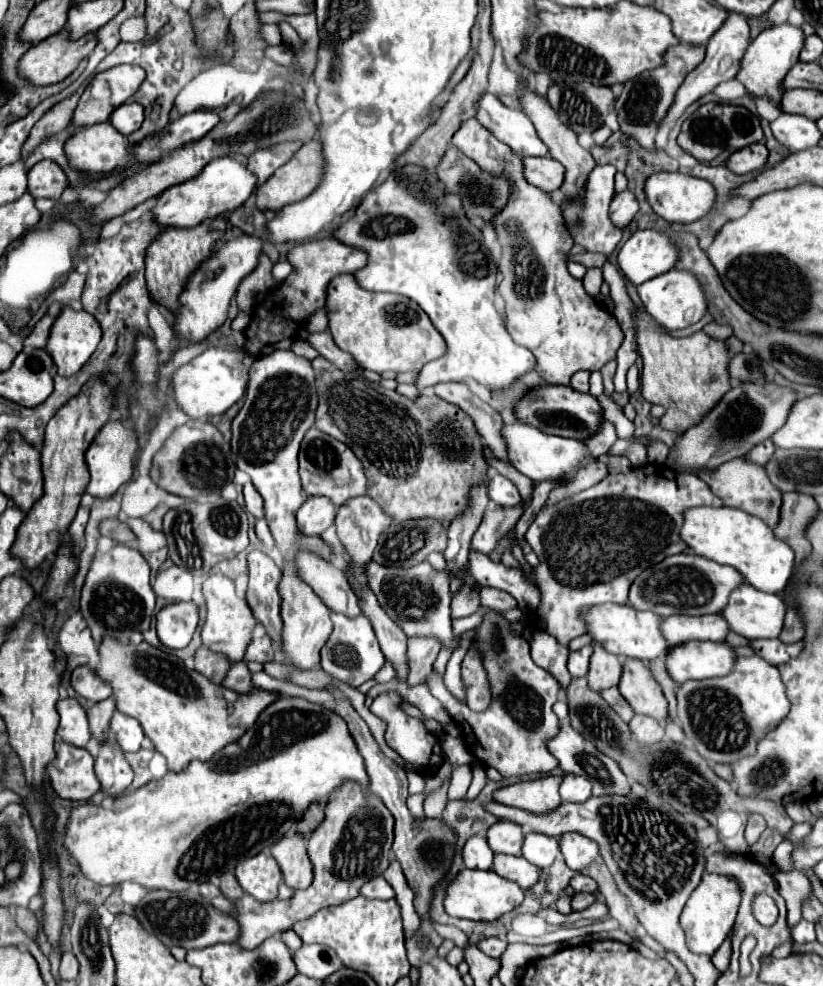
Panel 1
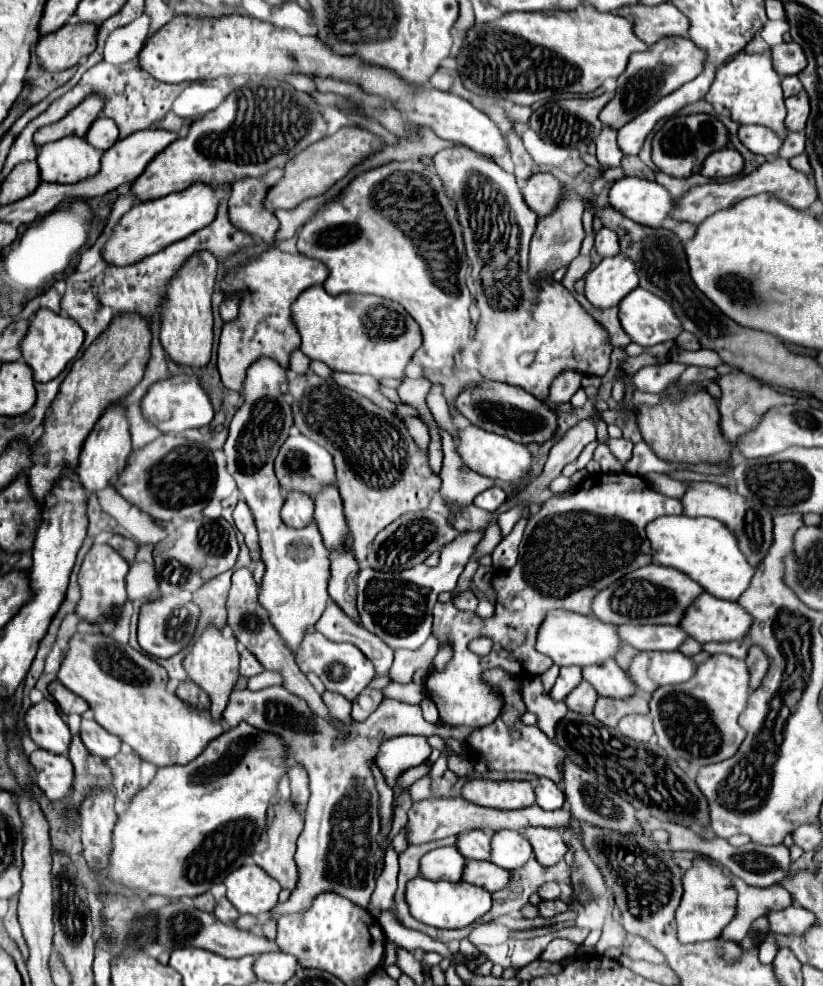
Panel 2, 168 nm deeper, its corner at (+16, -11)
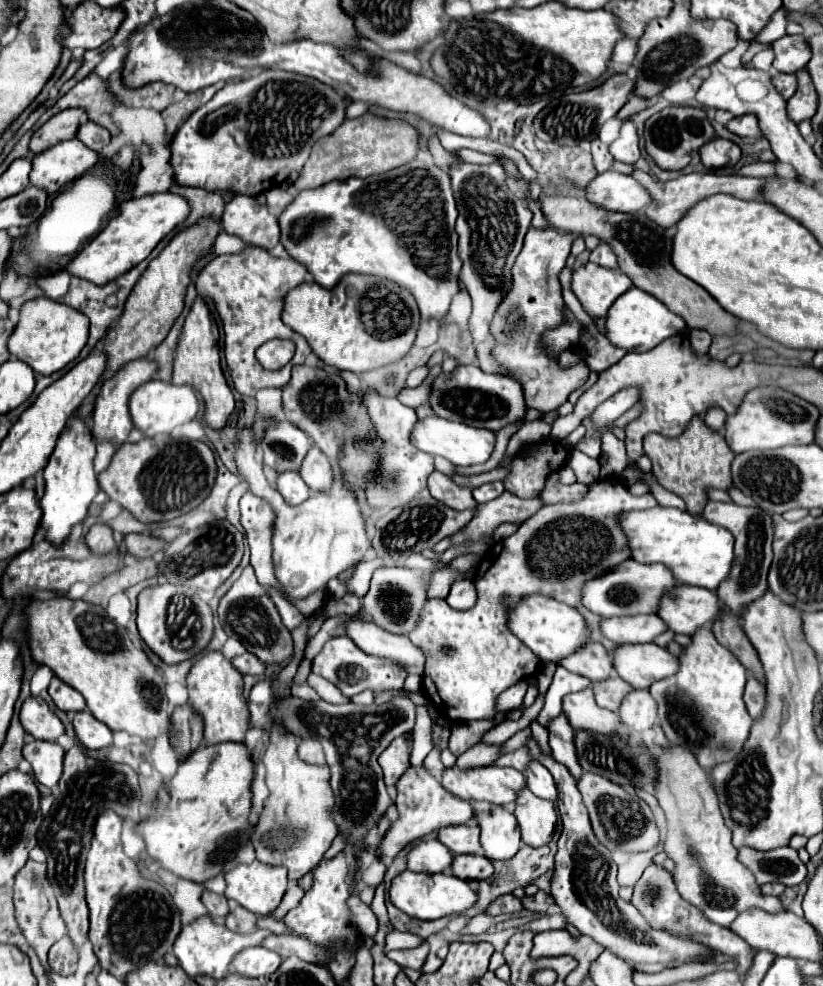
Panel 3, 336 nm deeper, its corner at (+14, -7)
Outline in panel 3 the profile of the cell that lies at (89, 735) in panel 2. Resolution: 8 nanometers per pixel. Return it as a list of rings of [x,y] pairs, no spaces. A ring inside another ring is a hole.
[[[88,710],[78,712],[74,716],[72,724],[74,724],[76,738],[80,740],[80,744],[84,748],[100,750],[100,748],[112,744],[112,730],[108,726],[104,726],[100,720],[96,720],[92,716],[92,712],[88,712]]]

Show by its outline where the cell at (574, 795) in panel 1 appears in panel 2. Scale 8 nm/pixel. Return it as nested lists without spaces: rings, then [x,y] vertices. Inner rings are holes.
[[[538,778],[536,784],[536,804],[544,810],[558,810],[564,806],[564,794],[558,784],[548,778]]]

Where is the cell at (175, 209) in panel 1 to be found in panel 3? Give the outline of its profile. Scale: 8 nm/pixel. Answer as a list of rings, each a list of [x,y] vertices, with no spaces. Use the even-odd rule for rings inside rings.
[[[172,192],[126,200],[120,204],[118,214],[108,222],[108,226],[76,254],[66,264],[64,270],[70,276],[82,278],[96,286],[104,286],[114,278],[118,278],[120,274],[124,274],[126,270],[132,270],[138,262],[142,262],[166,234],[170,234],[174,228],[184,224],[186,216],[188,216],[186,200]]]

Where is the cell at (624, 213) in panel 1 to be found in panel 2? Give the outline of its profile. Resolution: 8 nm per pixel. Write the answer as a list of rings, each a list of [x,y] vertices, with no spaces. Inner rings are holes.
[[[602,226],[598,232],[596,232],[596,246],[598,254],[602,258],[608,258],[612,254],[618,254],[620,252],[620,246],[618,246],[618,234],[606,226]]]

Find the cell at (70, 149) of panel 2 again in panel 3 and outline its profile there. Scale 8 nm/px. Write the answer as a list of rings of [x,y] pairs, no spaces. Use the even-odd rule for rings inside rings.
[[[78,138],[64,140],[32,158],[30,182],[46,190],[48,196],[54,196],[64,184],[70,184],[90,170],[96,160],[98,154],[86,148]]]

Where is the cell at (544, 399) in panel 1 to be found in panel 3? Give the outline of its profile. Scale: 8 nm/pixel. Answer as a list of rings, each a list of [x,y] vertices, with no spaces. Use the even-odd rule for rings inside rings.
[[[458,366],[446,376],[438,376],[430,388],[430,408],[436,416],[462,422],[468,426],[488,428],[492,432],[522,420],[526,414],[522,388],[514,378],[500,374],[486,374],[476,366]]]

